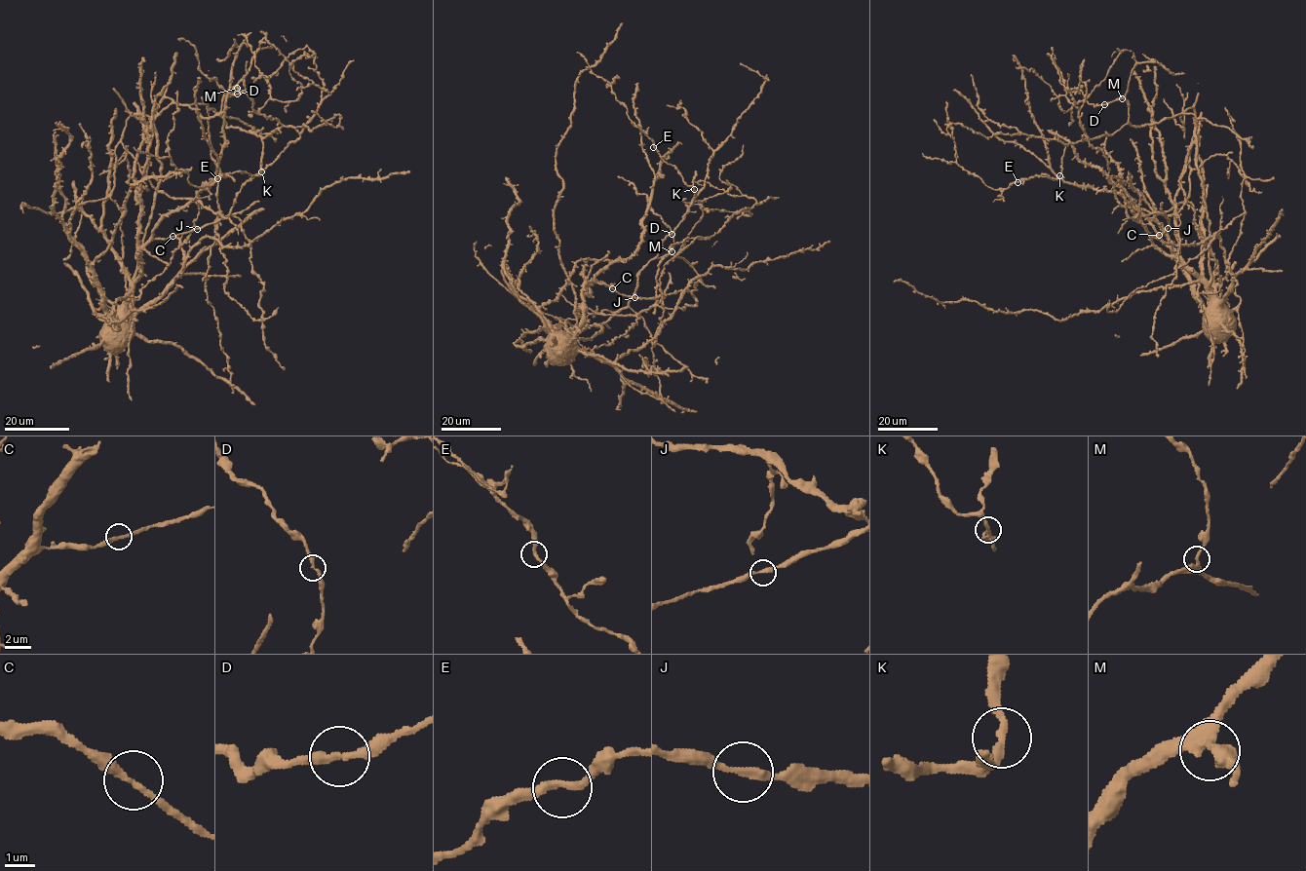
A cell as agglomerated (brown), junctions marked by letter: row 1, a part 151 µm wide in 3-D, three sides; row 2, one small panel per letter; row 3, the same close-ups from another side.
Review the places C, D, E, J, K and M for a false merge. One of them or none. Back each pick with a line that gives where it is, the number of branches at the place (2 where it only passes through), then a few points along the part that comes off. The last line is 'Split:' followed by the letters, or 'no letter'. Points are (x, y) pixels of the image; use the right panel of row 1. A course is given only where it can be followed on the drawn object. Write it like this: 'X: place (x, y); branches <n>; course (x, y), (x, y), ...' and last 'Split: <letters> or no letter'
Split: no letter

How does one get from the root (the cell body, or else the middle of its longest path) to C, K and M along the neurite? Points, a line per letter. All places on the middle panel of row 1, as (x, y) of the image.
C: (561, 353), (576, 337), (577, 325), (582, 318), (585, 285), (597, 282), (613, 288)
K: (561, 353), (572, 340), (590, 339), (600, 331), (595, 324), (628, 305), (638, 272), (683, 218), (694, 189)
M: (561, 353), (572, 340), (590, 339), (600, 331), (595, 324), (628, 305), (638, 272), (672, 251)

